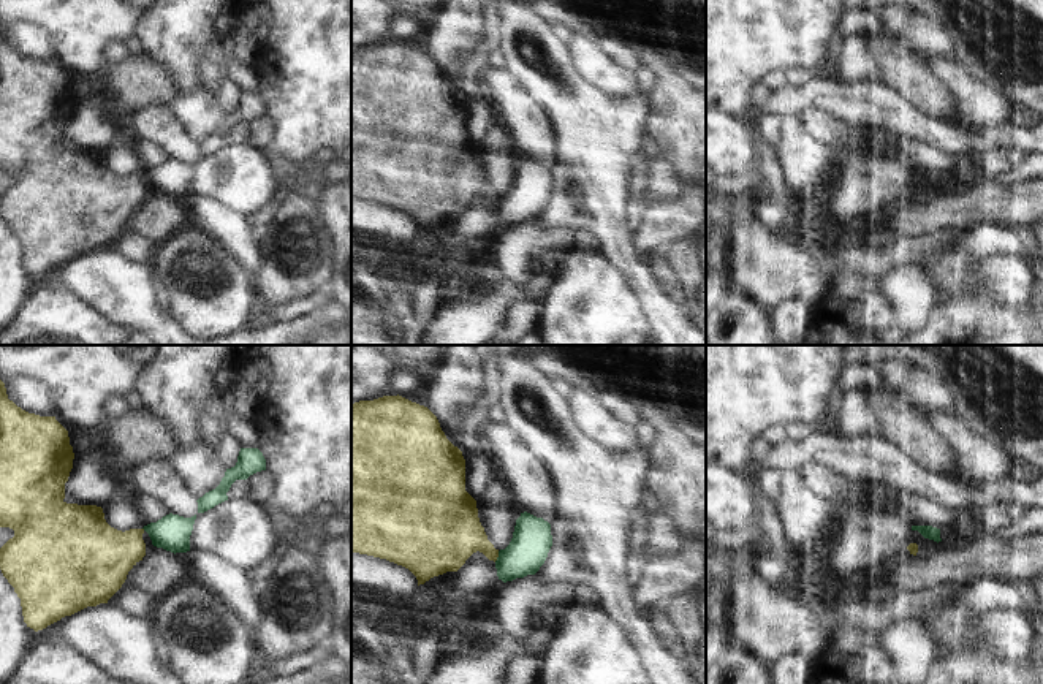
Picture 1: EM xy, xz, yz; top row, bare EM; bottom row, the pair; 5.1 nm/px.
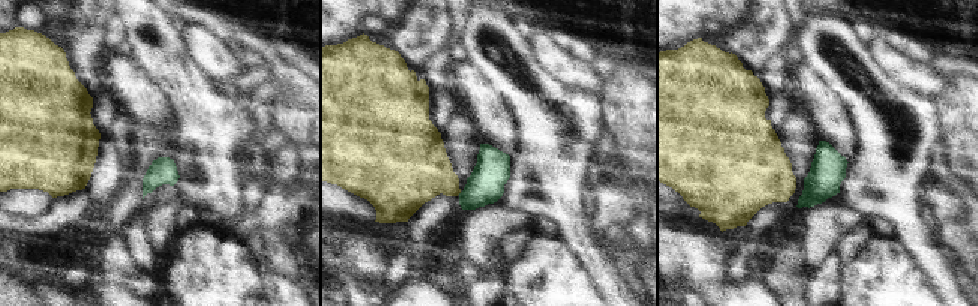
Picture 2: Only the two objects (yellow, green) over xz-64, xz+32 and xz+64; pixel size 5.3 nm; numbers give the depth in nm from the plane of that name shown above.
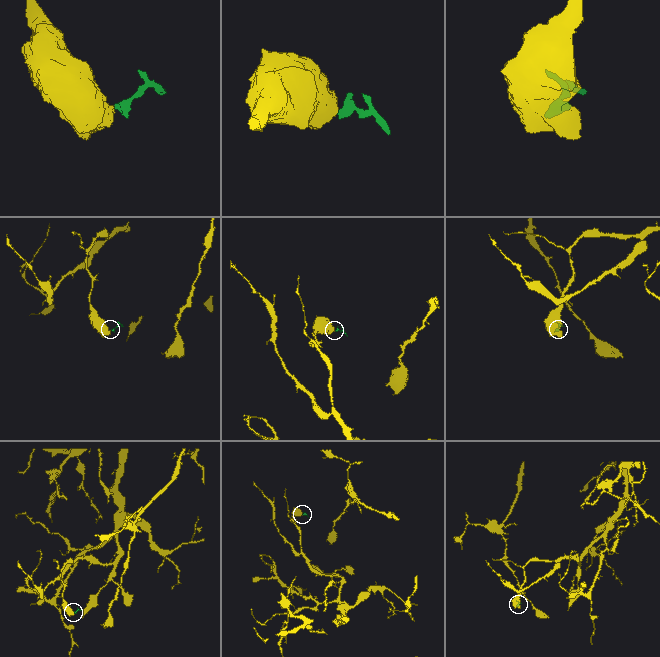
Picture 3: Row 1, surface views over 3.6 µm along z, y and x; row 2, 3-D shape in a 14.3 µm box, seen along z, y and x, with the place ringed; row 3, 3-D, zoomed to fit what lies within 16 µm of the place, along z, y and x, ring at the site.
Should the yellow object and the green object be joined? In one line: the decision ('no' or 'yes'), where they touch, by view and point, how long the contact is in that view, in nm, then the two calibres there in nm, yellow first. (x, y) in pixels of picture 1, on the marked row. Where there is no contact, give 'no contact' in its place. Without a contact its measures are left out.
no | xz (497, 556) | 60 nm | 280/200 nm

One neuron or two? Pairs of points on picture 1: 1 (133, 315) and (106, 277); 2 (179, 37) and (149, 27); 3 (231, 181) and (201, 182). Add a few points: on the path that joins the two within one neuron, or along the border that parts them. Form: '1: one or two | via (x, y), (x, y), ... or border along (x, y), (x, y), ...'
1: one | via (133, 306), (116, 287)
2: one | via (171, 30), (157, 30)
3: one | via (223, 181), (209, 181)

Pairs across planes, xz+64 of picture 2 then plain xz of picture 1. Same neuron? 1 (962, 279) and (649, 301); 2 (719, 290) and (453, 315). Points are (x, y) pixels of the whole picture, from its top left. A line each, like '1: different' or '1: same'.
1: different
2: same

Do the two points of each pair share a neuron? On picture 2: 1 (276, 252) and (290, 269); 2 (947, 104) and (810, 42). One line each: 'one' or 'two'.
1: one
2: two

